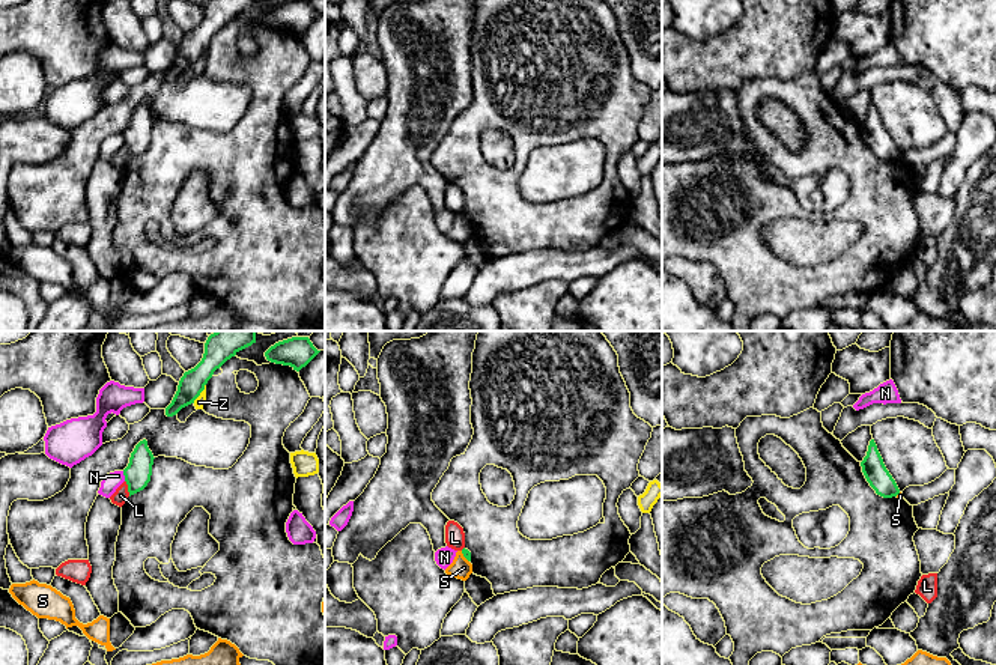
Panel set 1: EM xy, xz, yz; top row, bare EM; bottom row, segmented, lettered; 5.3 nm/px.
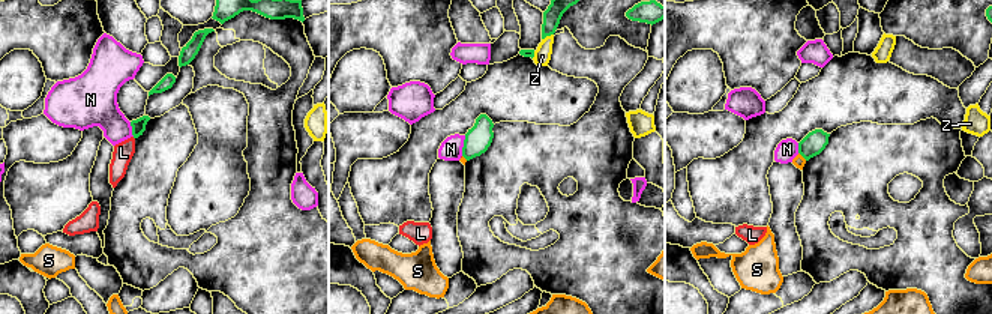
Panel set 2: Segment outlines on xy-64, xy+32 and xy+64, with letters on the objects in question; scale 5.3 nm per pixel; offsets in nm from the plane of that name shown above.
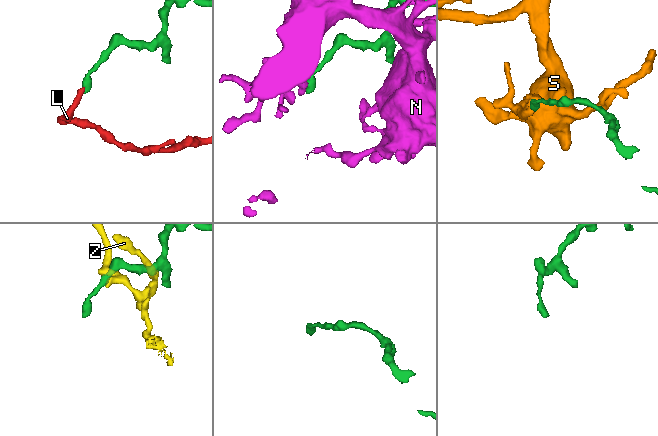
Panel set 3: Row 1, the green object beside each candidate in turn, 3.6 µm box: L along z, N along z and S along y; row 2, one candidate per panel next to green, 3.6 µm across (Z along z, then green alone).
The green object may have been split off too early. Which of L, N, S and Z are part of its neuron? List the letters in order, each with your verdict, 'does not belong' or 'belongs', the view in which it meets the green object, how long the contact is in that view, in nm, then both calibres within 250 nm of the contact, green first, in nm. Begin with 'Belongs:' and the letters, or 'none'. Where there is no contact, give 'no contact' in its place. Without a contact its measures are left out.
Belongs: none
L: does not belong | xy | 90 nm | 140/80 nm
N: does not belong | xy | 60 nm | 140/90 nm
S: does not belong | xz | 80 nm | 50/110 nm
Z: does not belong | xy | 120 nm | 150/60 nm

